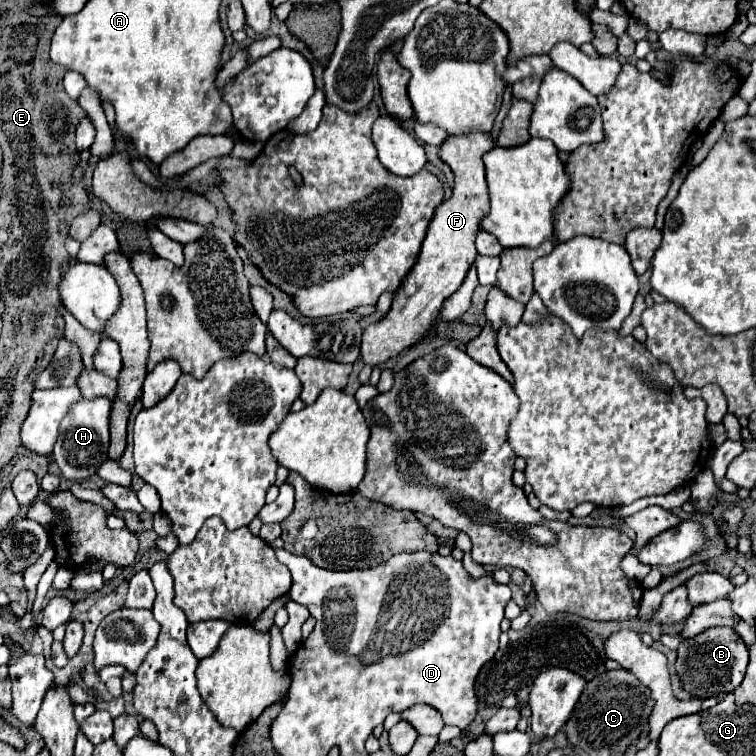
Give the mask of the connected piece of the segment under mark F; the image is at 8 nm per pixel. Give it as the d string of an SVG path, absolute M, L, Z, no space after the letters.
M473 131L461 137L447 137L447 141L441 145L439 157L451 167L455 175L453 195L437 207L429 223L427 237L421 245L417 263L393 295L389 313L381 321L371 323L363 329L361 361L365 365L377 367L387 359L399 355L405 347L411 347L421 341L437 319L443 301L459 289L469 267L477 259L479 253L475 249L475 237L481 227L481 217L489 213L489 195L483 167L483 155L489 149L493 149L491 135L485 135L481 131Z

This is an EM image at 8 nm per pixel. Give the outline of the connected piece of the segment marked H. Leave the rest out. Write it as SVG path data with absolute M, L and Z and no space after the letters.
M97 397L97 399L81 399L77 401L67 417L61 421L61 433L53 449L53 459L61 469L61 475L71 481L83 481L93 477L99 467L107 461L109 449L109 413L111 401Z

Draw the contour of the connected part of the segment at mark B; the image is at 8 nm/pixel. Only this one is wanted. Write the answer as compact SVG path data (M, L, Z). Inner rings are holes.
M713 627L703 631L701 635L687 639L677 649L677 673L681 677L683 689L689 691L693 697L705 699L713 695L727 695L739 687L747 669L747 647L743 639L733 629Z

